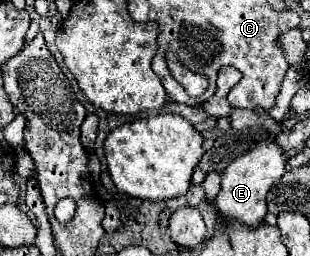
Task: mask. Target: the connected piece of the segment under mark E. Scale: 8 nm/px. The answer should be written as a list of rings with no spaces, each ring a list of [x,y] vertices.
[[[259,134],[255,140],[257,140],[257,144],[253,146],[253,150],[245,152],[243,156],[235,158],[229,164],[229,168],[221,176],[223,178],[221,192],[215,198],[221,218],[225,218],[225,220],[233,218],[237,222],[243,222],[243,226],[249,226],[249,228],[259,226],[263,222],[263,218],[267,214],[267,204],[265,204],[267,192],[273,186],[273,182],[285,174],[285,164],[287,164],[283,150],[277,144],[273,144],[271,140],[267,140],[265,134]]]

